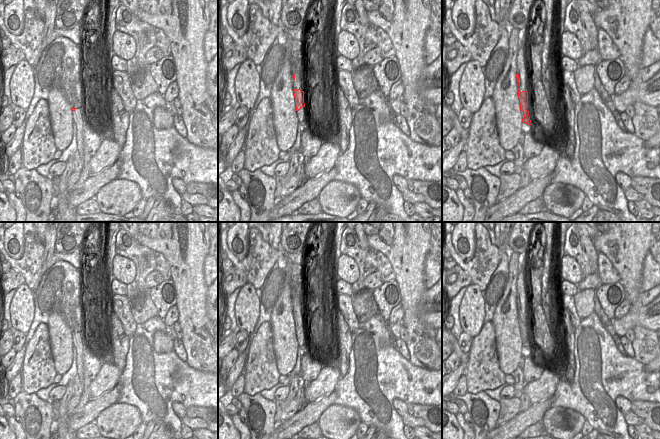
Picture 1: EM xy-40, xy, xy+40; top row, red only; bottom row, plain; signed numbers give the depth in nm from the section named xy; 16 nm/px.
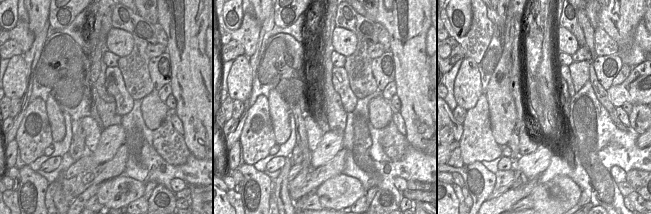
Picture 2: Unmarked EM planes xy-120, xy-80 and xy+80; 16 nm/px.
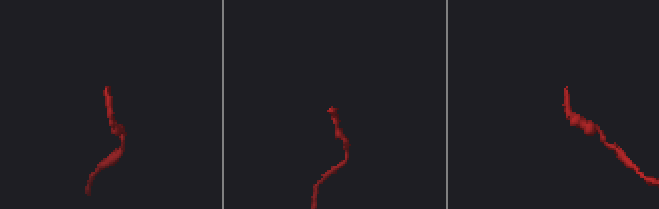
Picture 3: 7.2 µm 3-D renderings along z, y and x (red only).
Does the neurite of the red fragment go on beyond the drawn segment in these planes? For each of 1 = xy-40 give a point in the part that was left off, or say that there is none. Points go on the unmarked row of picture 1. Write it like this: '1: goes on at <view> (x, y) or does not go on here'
1: does not go on here

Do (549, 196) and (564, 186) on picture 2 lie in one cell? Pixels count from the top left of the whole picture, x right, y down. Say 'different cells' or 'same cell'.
same cell

